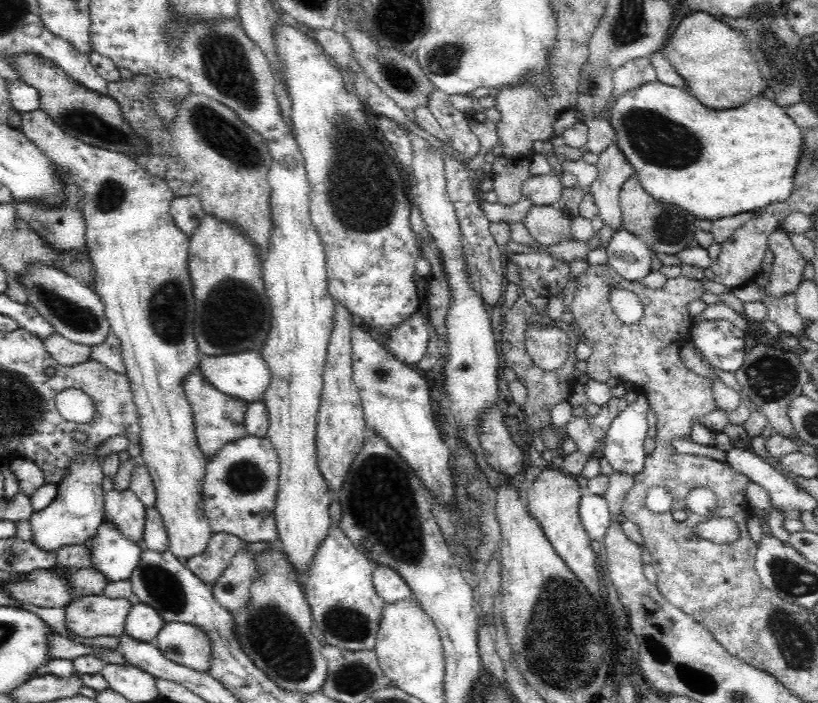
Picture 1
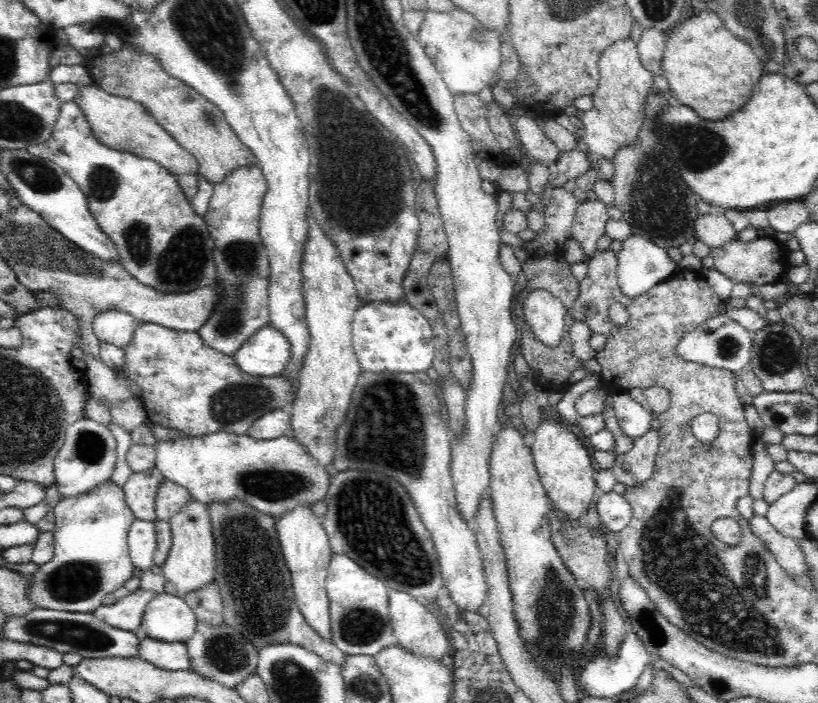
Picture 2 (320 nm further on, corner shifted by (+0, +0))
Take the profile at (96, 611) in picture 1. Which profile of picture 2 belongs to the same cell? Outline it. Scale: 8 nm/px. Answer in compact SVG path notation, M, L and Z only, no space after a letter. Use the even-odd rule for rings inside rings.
M137 589L110 606L100 605L94 614L111 627L141 634L141 620L146 605L156 596L151 590Z

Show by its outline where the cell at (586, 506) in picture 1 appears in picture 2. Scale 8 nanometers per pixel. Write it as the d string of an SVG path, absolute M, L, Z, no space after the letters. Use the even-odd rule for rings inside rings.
M615 491L598 496L597 505L604 530L612 530L612 532L618 533L626 528L633 517L630 503L622 494Z

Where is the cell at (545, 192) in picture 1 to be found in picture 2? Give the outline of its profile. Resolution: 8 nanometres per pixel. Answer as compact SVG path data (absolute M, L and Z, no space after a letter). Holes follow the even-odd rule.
M580 142L572 150L558 152L556 160L549 166L549 181L555 187L562 186L566 180L576 180L580 174L584 174L590 168L588 151L580 149Z

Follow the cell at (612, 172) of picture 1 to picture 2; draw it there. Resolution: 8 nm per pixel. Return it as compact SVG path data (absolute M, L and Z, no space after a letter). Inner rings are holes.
M631 37L620 38L606 46L598 56L599 84L591 94L592 108L583 113L583 142L590 153L604 156L612 161L620 146L636 142L638 128L644 120L644 102L646 94L652 90L653 75L648 72L637 49L637 42Z

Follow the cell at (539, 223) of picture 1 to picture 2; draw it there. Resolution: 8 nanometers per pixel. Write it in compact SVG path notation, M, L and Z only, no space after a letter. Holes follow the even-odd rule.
M587 199L575 210L568 238L574 238L580 242L585 256L594 256L594 253L598 251L598 240L606 234L608 220L610 216L607 206L600 199L595 201Z

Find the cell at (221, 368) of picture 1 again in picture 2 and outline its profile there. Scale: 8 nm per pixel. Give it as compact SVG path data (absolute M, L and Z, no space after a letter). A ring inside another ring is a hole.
M268 322L246 340L233 357L242 373L271 377L282 374L290 362L290 356L290 343Z

